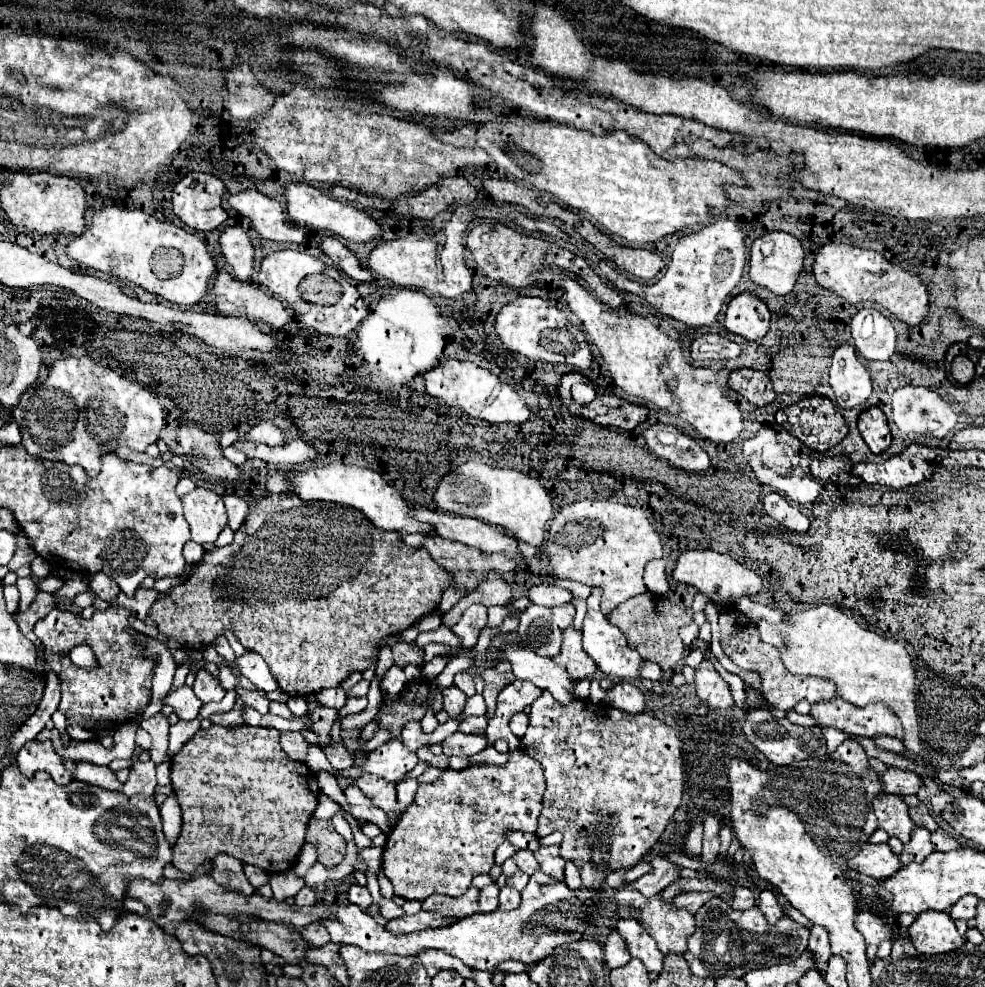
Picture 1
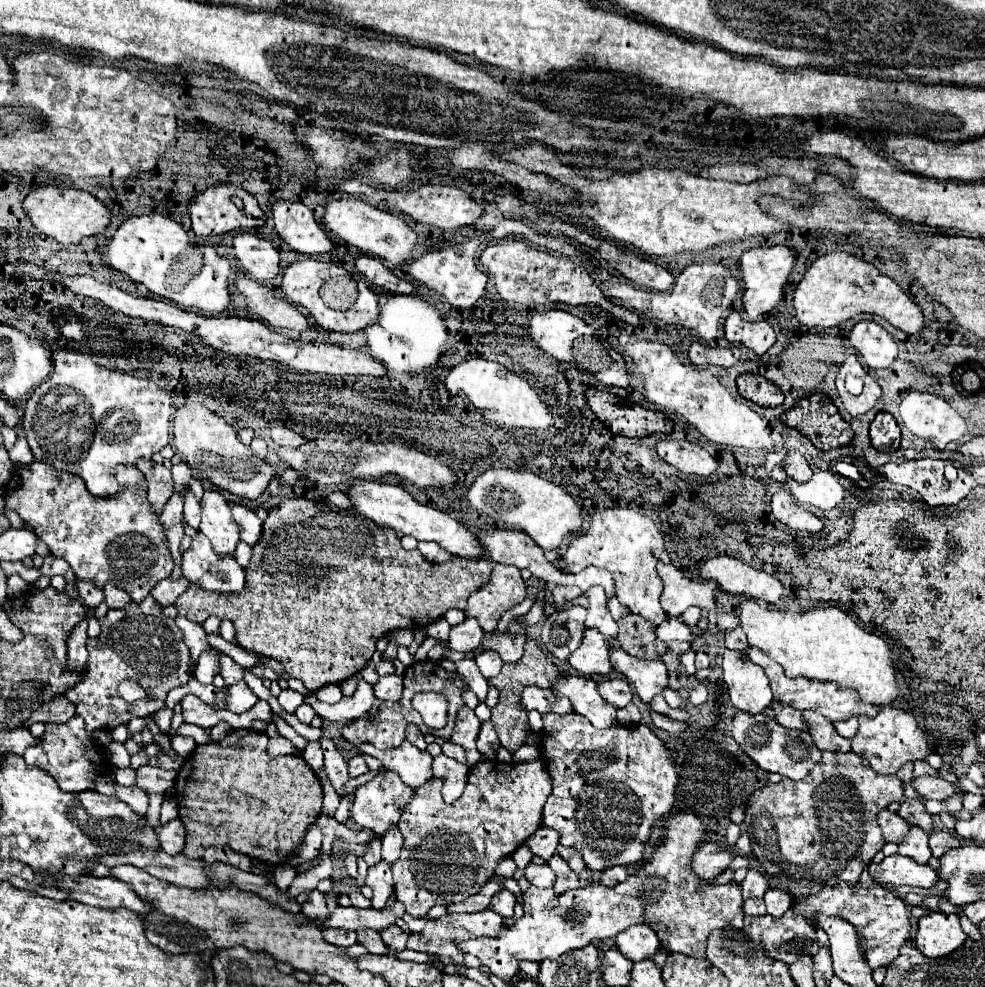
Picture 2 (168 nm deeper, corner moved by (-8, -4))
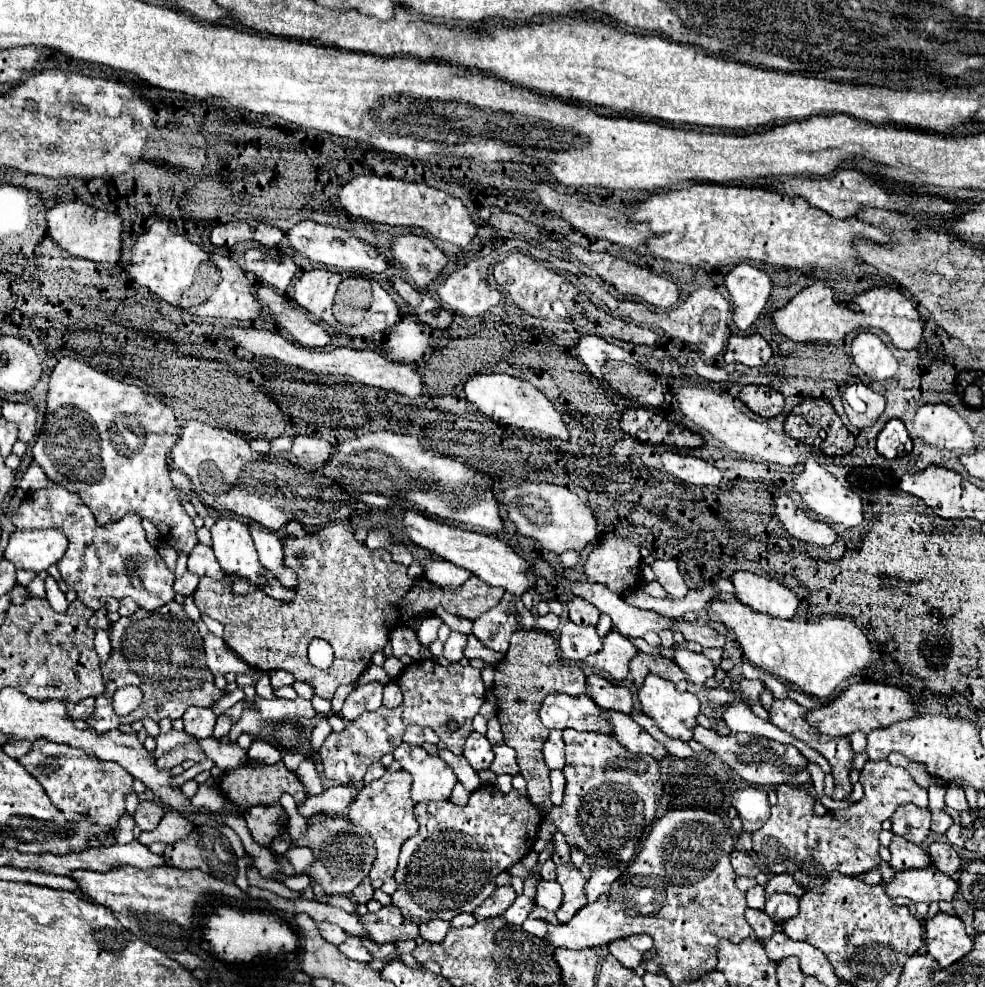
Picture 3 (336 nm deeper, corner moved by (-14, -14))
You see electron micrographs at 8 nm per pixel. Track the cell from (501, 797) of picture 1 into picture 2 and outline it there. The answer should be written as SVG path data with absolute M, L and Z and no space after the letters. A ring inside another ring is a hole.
M541 758L519 764L505 764L497 760L477 762L477 766L469 770L465 792L453 804L443 802L439 778L431 778L431 782L425 782L421 788L417 788L413 800L409 802L409 806L405 806L399 820L405 842L401 848L401 856L393 864L397 900L405 904L405 910L411 916L425 916L427 910L435 904L457 904L477 894L479 888L493 876L499 860L513 854L517 846L521 846L531 834L537 832L543 820L543 806L549 794L551 778Z

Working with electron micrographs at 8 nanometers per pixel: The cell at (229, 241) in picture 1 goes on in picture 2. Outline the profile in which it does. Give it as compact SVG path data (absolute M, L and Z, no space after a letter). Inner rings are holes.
M251 232L237 234L233 238L237 260L255 280L271 280L279 272L279 252L269 242Z

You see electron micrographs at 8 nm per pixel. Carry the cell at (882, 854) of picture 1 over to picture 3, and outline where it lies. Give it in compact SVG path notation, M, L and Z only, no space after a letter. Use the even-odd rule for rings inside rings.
M929 866L923 870L907 870L897 872L893 882L885 884L887 896L905 896L917 902L951 902L955 892L959 890L957 880L939 872L937 868Z

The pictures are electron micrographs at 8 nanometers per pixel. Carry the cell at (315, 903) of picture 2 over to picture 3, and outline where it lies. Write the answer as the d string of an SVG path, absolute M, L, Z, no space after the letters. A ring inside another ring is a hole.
M319 922L317 926L319 926L321 936L323 936L327 942L335 944L335 946L339 946L339 944L347 938L347 934L345 934L341 928L335 928L335 924L331 924L331 922Z

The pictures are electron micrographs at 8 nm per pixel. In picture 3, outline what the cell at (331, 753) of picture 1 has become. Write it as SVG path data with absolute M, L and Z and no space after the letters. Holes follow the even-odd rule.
M373 762L373 764L369 764L369 768L367 768L367 772L365 772L365 778L363 778L363 782L367 784L367 782L371 782L371 780L377 780L379 776L383 776L385 774L385 766L381 764L381 762Z

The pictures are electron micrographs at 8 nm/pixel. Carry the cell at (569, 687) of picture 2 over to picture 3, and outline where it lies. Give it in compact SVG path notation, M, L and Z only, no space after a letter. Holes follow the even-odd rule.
M607 712L613 724L613 738L623 744L627 750L637 752L637 754L649 754L655 760L663 760L669 752L665 750L665 746L657 740L653 740L635 720L631 720L631 716L627 714L619 714L619 712Z

